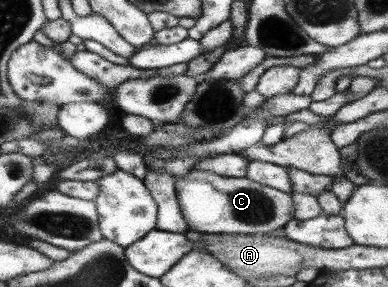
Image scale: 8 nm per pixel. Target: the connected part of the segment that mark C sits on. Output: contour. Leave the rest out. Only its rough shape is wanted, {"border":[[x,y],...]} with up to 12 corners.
{"border":[[210,171],[179,176],[190,231],[272,235],[290,193]]}

